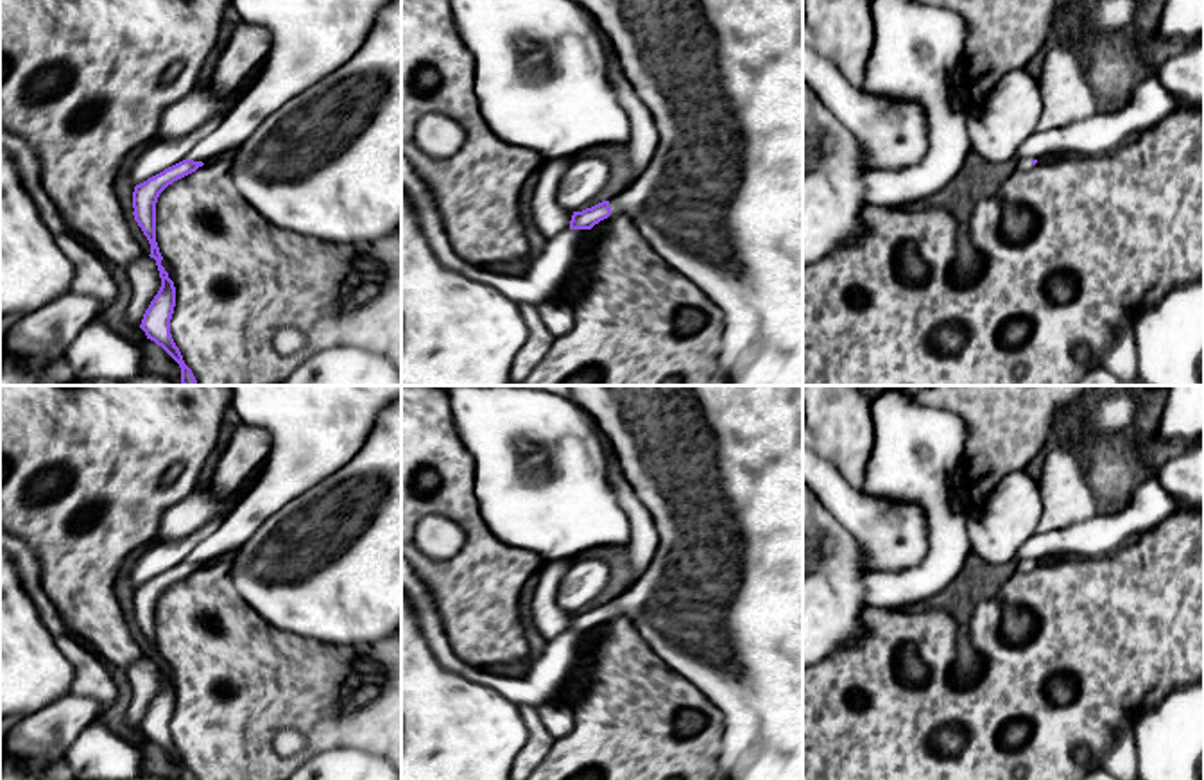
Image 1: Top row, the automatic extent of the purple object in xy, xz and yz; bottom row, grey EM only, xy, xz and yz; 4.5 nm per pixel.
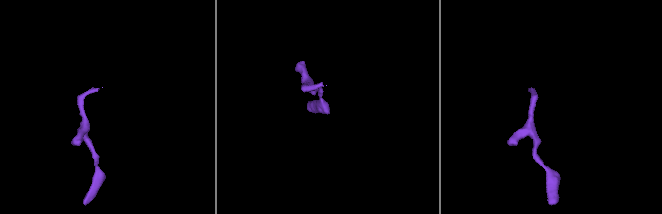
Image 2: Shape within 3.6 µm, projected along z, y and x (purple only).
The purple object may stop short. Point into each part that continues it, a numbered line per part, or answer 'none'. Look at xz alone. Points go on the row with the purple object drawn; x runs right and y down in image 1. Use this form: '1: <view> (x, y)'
1: xz (721, 201)

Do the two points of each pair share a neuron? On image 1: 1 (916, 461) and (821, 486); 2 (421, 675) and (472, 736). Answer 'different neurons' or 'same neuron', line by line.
1: different neurons
2: same neuron

